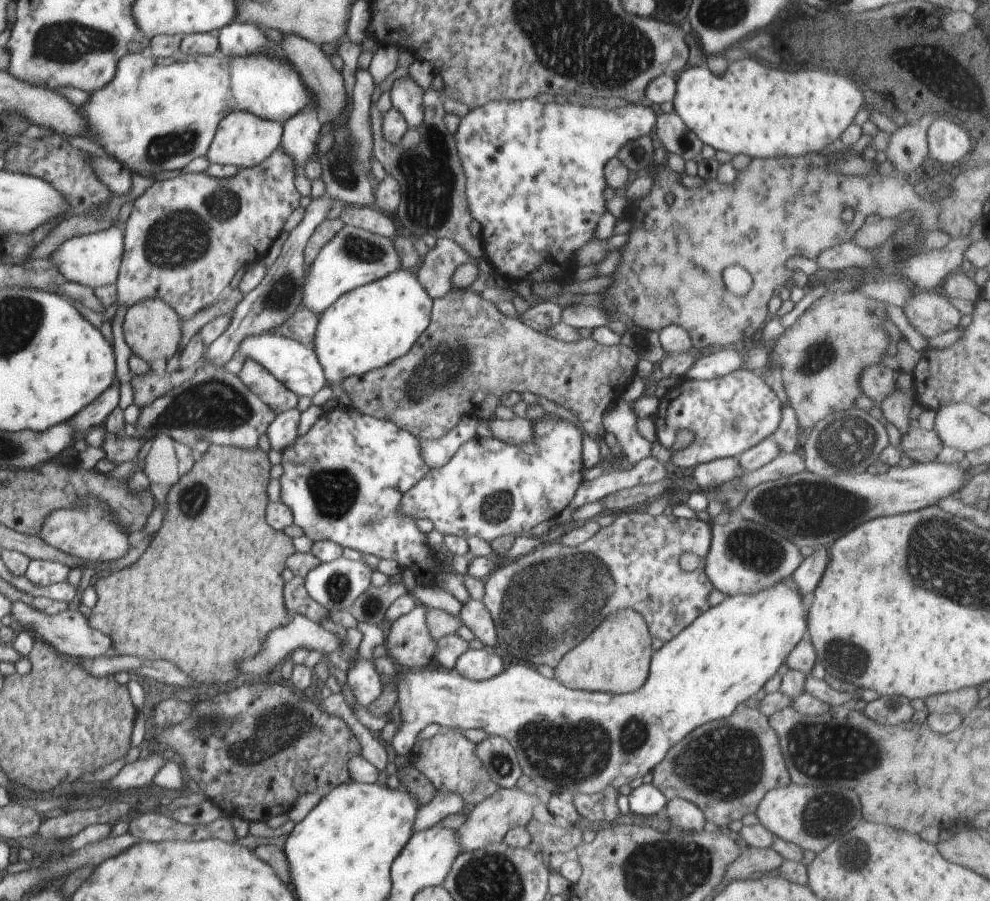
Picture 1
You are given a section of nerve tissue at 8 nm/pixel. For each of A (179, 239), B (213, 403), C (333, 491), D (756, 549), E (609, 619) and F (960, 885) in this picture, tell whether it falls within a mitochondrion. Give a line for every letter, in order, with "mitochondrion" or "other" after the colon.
A: mitochondrion
B: mitochondrion
C: mitochondrion
D: mitochondrion
E: mitochondrion
F: other

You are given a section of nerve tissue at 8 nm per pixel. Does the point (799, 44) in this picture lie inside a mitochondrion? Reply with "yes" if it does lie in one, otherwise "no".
yes

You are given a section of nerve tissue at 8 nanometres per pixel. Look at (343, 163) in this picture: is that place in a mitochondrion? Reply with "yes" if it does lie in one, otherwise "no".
yes

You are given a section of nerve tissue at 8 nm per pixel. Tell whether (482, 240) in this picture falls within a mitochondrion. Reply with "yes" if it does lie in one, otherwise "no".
no

